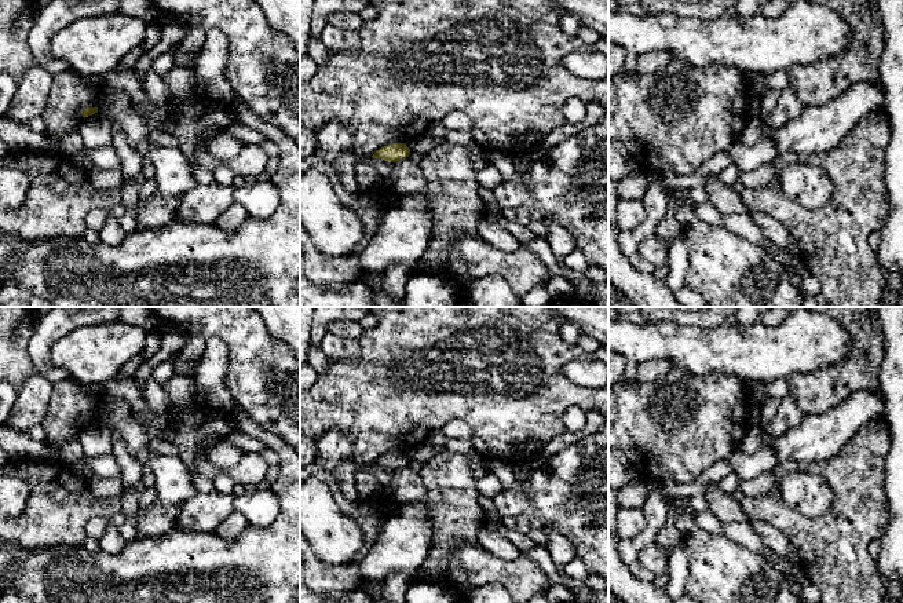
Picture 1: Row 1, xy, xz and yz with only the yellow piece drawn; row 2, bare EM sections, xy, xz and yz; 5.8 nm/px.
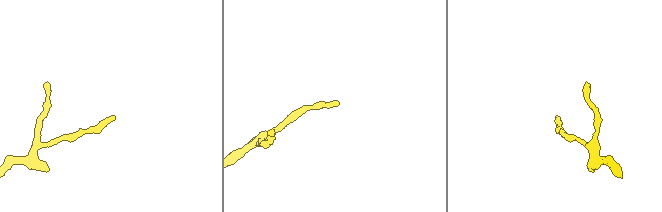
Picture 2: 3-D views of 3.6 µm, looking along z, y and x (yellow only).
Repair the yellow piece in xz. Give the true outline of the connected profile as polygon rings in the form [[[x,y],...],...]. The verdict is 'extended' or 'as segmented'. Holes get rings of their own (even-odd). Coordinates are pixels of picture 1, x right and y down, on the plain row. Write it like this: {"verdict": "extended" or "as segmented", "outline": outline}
{"verdict": "as segmented", "outline": [[[392,452],[392,453],[381,456],[372,465],[396,471],[402,467],[409,465],[409,463],[410,463],[410,458],[406,454],[406,452]]]}

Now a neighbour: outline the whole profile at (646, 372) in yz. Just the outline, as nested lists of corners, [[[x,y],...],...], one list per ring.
[[[654,359],[637,365],[635,380],[639,383],[650,383],[666,374],[673,368],[668,359]]]

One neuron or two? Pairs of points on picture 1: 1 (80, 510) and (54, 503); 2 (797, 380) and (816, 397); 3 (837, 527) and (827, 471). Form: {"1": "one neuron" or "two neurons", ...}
{"1": "one neuron", "2": "one neuron", "3": "one neuron"}

